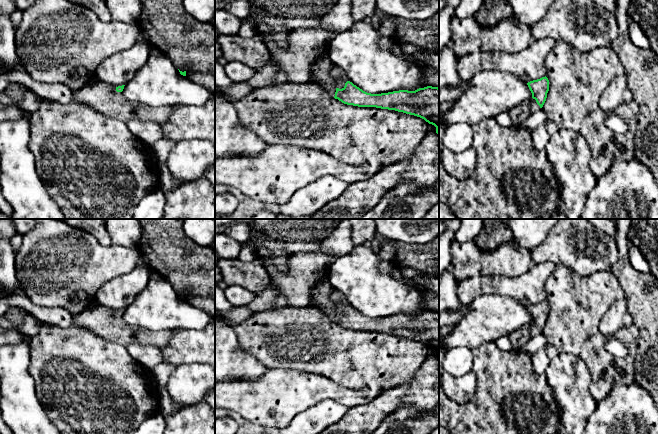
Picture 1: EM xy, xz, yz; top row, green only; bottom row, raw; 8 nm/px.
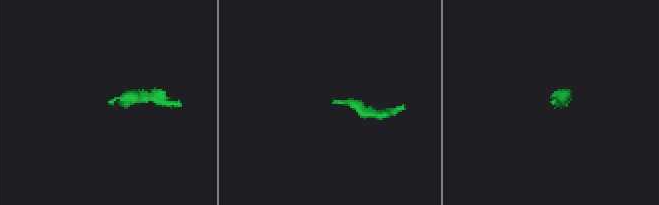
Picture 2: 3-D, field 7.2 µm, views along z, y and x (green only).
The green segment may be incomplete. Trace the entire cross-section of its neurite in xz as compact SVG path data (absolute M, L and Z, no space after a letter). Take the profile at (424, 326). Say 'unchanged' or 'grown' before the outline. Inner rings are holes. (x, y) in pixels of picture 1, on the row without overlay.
grown; M328 276L321 279L313 288L310 306L319 309L332 321L347 329L395 334L420 341L434 349L439 359L438 311L427 310L415 315L399 314L371 318L347 305L345 310L339 313L329 300L331 288Z

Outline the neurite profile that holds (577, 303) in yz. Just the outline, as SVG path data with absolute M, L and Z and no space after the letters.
M558 264L545 282L549 315L542 331L547 343L559 351L580 355L584 343L599 333L599 322L612 303L625 297L623 288L611 269L582 276Z

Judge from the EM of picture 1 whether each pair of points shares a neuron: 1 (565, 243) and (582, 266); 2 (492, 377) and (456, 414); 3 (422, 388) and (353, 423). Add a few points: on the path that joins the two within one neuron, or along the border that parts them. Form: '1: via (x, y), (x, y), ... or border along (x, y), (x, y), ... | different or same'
1: via (571, 249), (578, 260) | same
2: via (491, 388), (467, 412) | same
3: via (405, 393), (389, 400), (370, 415) | same

